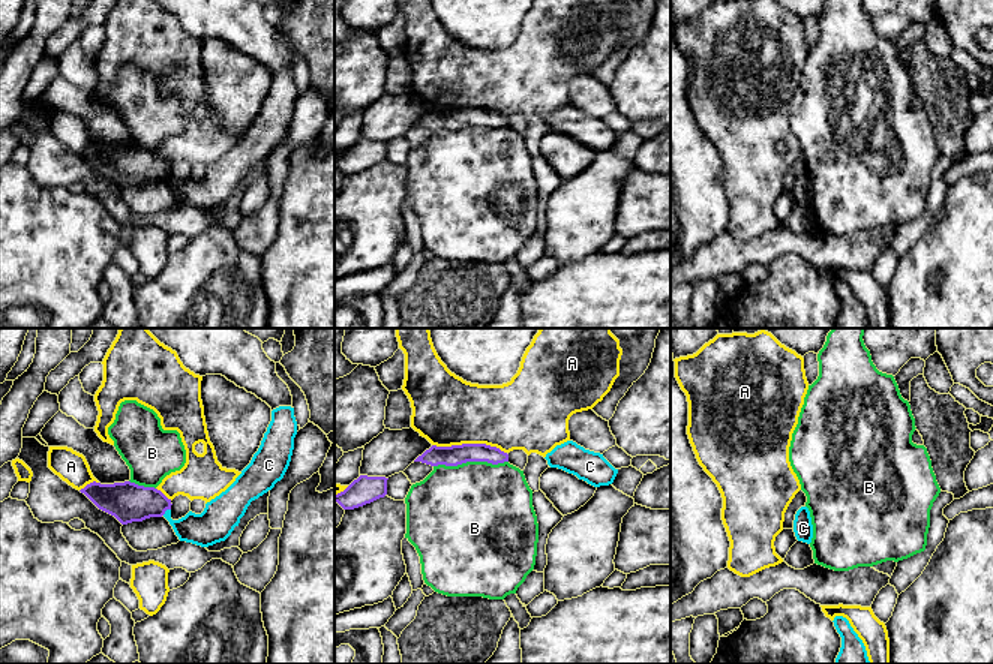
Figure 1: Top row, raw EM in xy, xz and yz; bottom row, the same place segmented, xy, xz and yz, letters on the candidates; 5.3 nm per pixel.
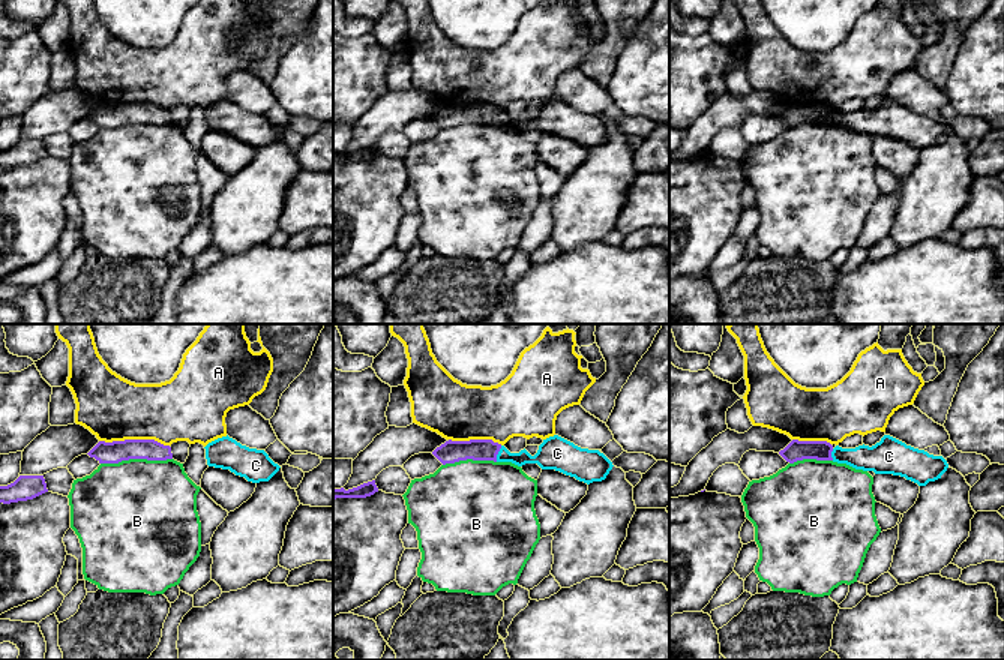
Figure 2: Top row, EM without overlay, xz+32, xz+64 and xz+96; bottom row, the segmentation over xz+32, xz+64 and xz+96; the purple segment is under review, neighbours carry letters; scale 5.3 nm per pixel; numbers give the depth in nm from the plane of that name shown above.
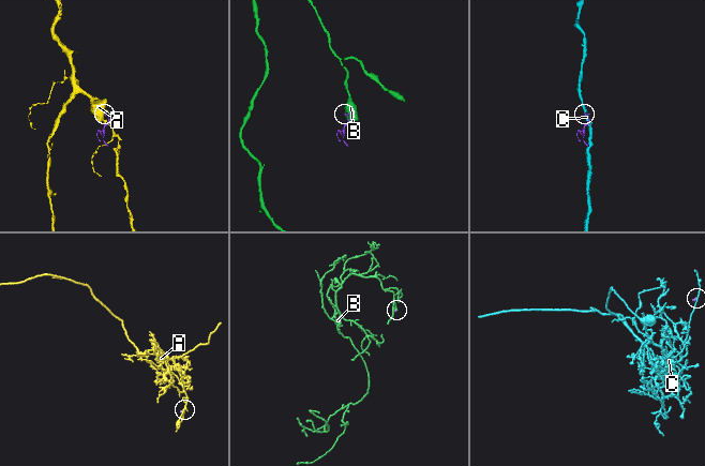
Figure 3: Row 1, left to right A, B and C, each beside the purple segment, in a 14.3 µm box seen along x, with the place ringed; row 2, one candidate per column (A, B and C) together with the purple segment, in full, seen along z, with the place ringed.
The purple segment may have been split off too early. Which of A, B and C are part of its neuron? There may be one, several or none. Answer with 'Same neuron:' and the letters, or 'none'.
Same neuron: C

